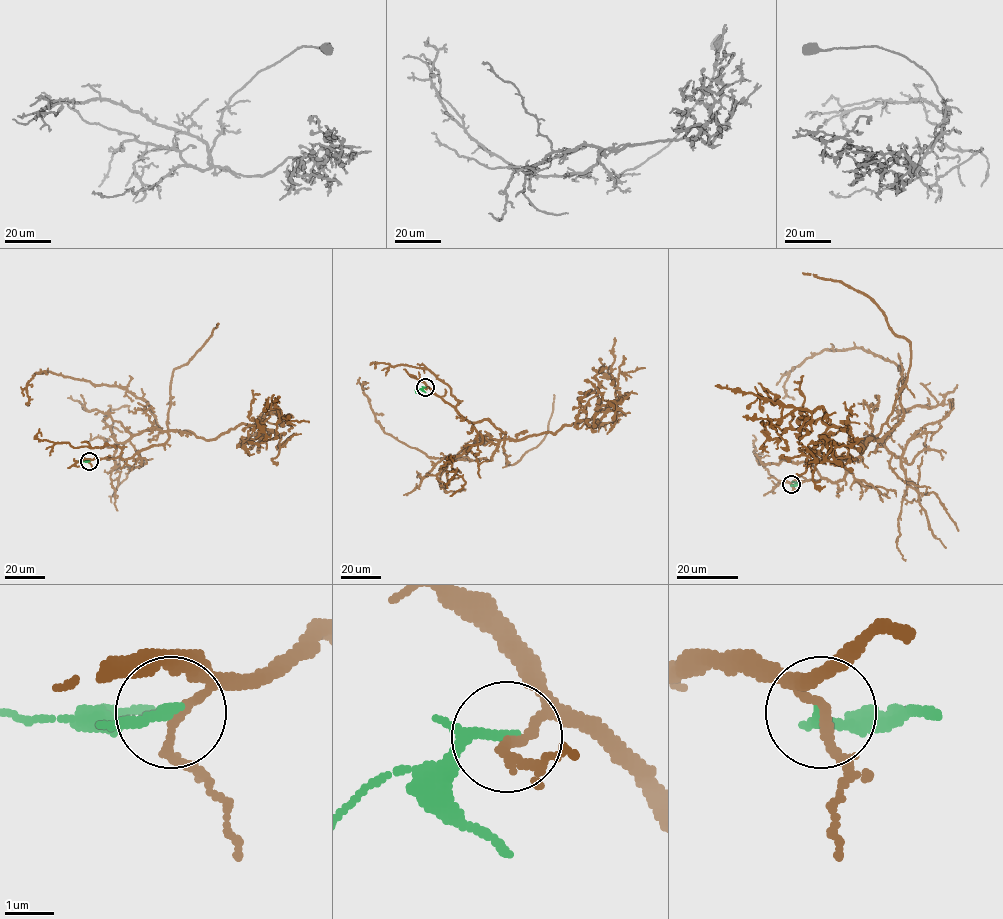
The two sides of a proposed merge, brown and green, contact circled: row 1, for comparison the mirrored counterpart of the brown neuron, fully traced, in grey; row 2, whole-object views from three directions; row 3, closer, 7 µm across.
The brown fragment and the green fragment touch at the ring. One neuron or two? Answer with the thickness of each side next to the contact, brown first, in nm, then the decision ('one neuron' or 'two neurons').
160/170 nm | two neurons

